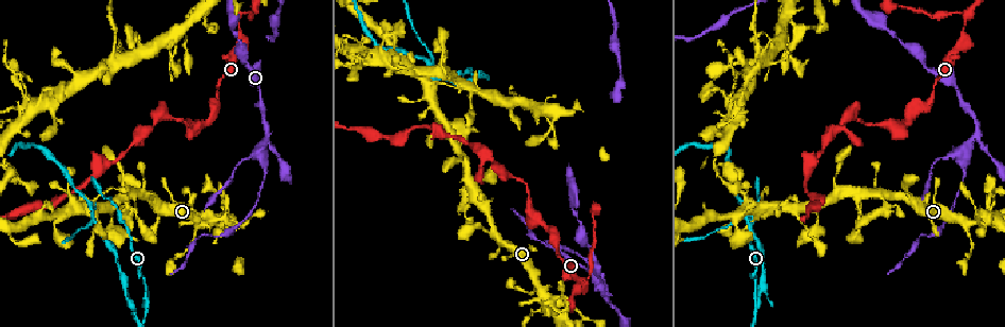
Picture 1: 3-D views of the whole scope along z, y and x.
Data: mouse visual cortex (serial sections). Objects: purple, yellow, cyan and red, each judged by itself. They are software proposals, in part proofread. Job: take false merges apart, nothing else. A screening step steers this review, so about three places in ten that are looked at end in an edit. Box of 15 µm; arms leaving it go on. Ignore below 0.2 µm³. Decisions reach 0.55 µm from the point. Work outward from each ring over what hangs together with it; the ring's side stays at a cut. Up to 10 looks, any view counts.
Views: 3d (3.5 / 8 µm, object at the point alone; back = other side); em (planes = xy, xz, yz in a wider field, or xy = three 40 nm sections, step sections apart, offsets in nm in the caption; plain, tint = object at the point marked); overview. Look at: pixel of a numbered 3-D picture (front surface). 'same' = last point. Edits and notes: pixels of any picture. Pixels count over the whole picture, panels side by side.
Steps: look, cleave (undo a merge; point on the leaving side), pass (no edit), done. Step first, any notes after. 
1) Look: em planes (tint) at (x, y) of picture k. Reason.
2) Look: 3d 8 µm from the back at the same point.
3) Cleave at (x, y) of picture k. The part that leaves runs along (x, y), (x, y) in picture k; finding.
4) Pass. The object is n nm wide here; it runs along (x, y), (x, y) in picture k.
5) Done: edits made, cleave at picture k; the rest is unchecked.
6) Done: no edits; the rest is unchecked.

Look: 3d 3.5 µm at (142, 321) of picture 1. Abrupt turn.

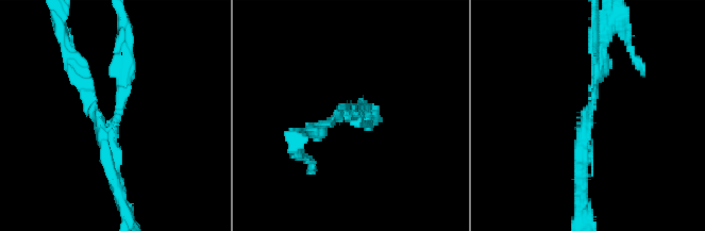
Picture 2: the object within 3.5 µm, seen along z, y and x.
Look: em xy step 2 (tint) at (118, 117) of picture 2.

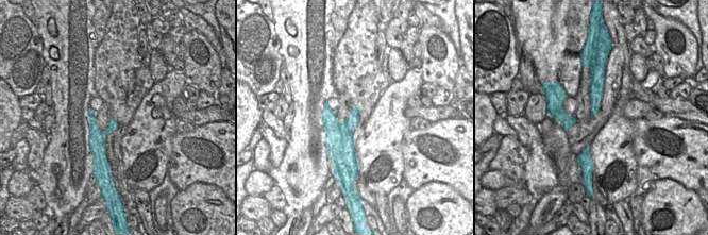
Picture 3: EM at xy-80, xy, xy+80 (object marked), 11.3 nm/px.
Cleave at (111, 171) of picture 2. The part that leaves runs along (113, 121), (100, 121), (64, 43) in picture 2; a second cell is stuck on.

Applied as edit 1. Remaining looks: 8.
Look: overview. See it whole again.

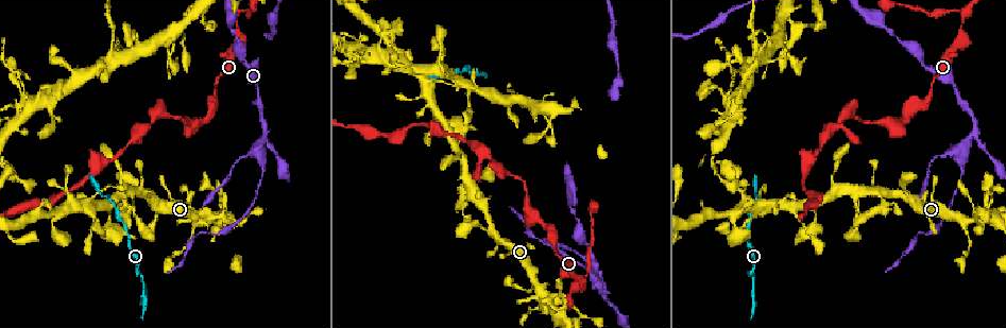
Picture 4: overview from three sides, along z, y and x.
Look: 3d 3.5 µm at (548, 300) of picture 4. A fork.

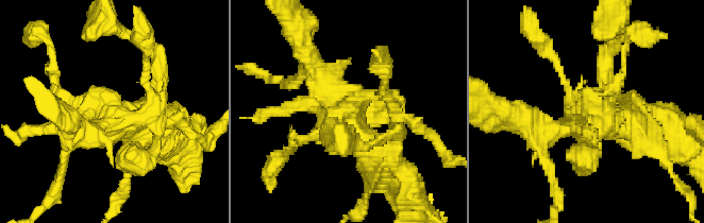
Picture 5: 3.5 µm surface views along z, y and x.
Look: em planes (tint) at (343, 106) of picture 5.

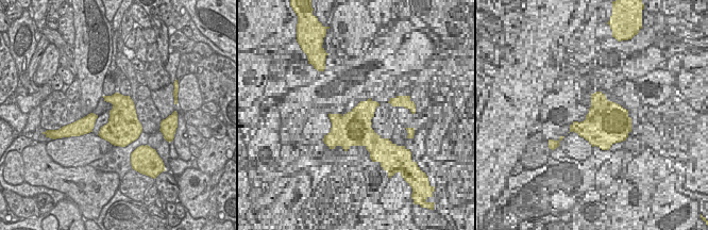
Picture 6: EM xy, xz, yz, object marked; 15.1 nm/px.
Pass. It runs along (305, 52), (348, 129), (384, 153) in picture 5; one cell here.

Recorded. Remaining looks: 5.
Look: em xy step 1 (tint) at (931, 91) of picture 4. A narrow waist.

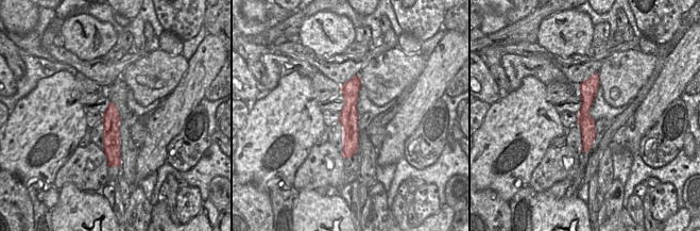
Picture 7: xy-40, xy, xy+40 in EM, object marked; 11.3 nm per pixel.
Look: 3d 3.5 µm at the same point. See where the arms go.

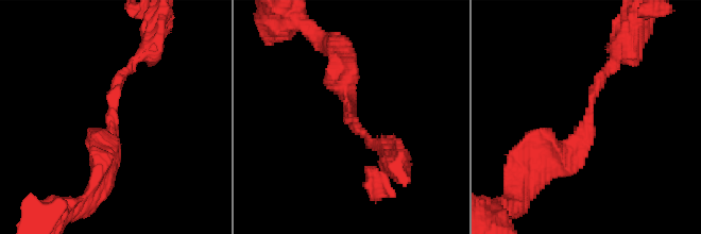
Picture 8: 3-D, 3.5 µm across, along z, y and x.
Pass. The object is 220 nm wide here; it runs along (140, 56), (117, 82), (107, 154) in picture 8; continuous, no second cell.

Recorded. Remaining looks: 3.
Look: 3d 8 µm at (522, 182) of picture 4. A narrow waist.

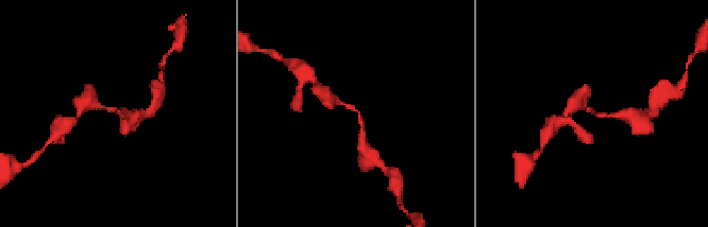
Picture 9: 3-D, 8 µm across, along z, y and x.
Look: em xy step 1 (tint) at (595, 111) of picture 9. The arms are 150, 200 nm wide; now the EM.

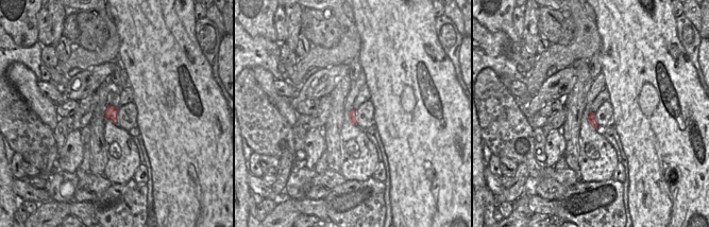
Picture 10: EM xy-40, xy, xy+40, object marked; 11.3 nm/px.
Pass. It runs along (361, 143), (360, 116), (333, 100) in picture 9; all the same cell.

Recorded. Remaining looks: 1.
Done: edits made, cleave at picture 2; the rest is unchecked.

